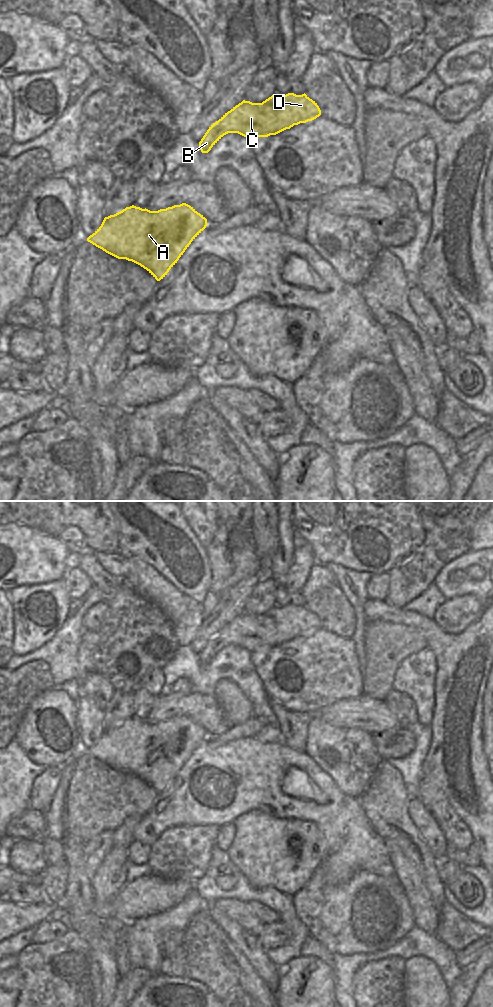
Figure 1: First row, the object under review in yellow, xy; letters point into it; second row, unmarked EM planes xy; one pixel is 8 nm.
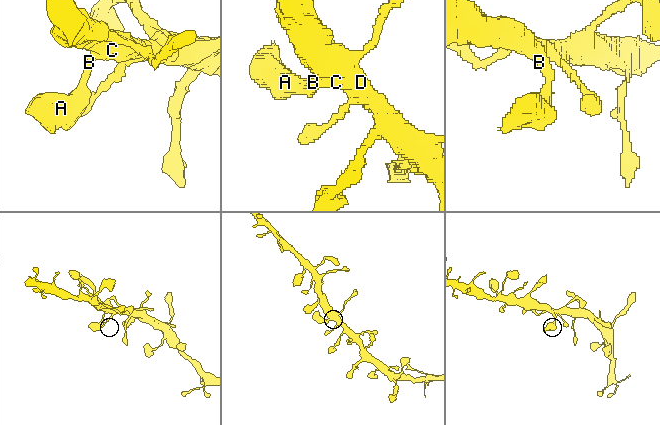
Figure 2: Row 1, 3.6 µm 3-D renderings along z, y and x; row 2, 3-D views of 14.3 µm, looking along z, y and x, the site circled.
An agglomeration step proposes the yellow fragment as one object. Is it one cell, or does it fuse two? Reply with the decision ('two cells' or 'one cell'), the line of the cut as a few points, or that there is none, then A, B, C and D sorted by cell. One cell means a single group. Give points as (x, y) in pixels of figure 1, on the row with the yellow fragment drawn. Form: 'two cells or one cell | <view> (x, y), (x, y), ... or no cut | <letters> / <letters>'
one cell | no cut | A B C D

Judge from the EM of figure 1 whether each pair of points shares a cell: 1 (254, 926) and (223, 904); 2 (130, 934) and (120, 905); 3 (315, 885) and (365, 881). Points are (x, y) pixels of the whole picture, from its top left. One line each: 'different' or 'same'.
1: same
2: different
3: same

